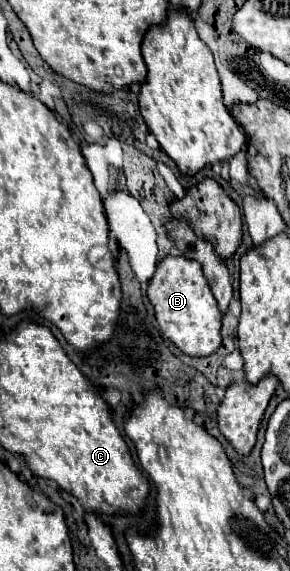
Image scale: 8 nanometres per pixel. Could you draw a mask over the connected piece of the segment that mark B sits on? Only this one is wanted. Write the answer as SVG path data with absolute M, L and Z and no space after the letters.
M166 256L148 284L148 298L154 306L156 322L162 334L188 356L208 356L218 350L222 342L222 314L218 302L202 274L196 260L184 256Z

